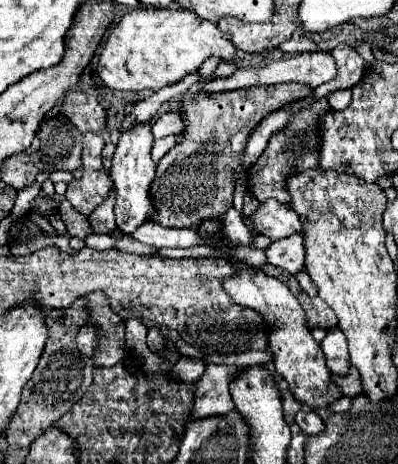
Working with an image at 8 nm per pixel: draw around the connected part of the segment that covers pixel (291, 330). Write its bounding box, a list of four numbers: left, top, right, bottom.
[225,261,341,407]

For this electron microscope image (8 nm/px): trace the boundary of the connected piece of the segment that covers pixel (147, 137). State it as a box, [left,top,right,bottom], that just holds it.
[111,123,155,233]

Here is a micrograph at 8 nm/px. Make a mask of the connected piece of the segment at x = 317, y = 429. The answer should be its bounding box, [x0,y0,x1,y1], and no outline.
[295,411,325,435]

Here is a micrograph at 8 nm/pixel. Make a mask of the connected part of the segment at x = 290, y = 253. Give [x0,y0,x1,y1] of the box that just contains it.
[265,233,305,275]

